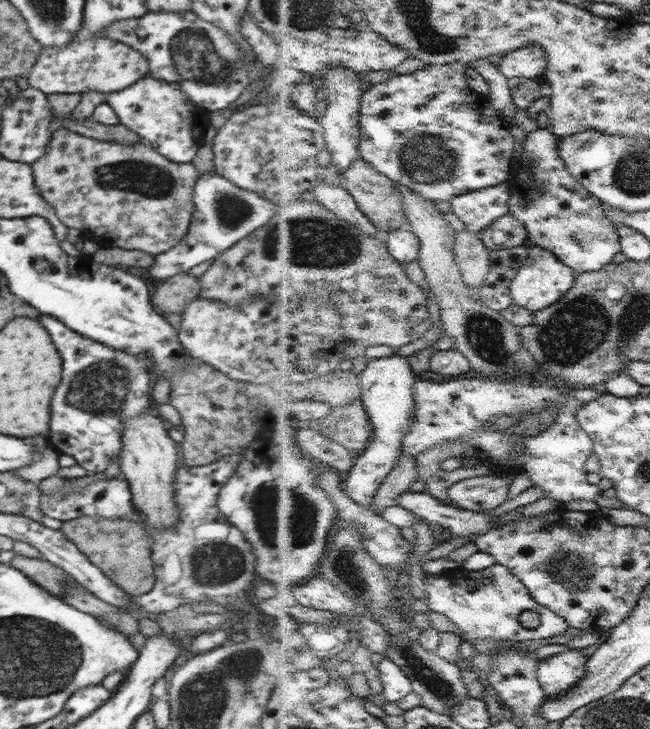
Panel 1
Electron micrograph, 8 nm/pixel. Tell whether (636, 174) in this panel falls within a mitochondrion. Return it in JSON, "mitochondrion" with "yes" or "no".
{"mitochondrion":"yes"}

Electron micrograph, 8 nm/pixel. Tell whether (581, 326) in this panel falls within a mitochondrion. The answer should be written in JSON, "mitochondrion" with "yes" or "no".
{"mitochondrion":"yes"}

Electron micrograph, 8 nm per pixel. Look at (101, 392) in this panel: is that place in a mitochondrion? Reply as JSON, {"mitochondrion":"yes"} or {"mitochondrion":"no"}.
{"mitochondrion":"yes"}

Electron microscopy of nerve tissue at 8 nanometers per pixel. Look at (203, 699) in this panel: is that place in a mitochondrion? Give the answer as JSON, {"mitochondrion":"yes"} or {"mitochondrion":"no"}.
{"mitochondrion":"yes"}

